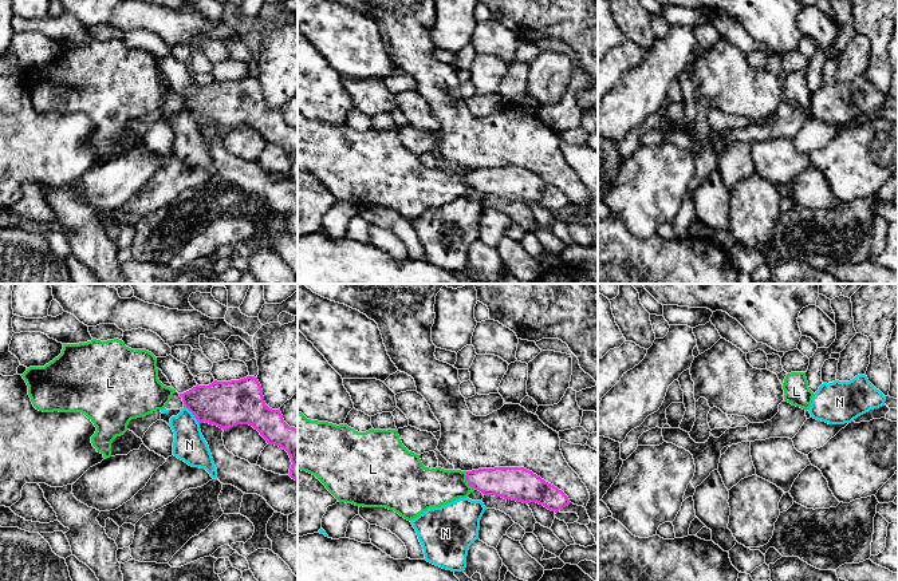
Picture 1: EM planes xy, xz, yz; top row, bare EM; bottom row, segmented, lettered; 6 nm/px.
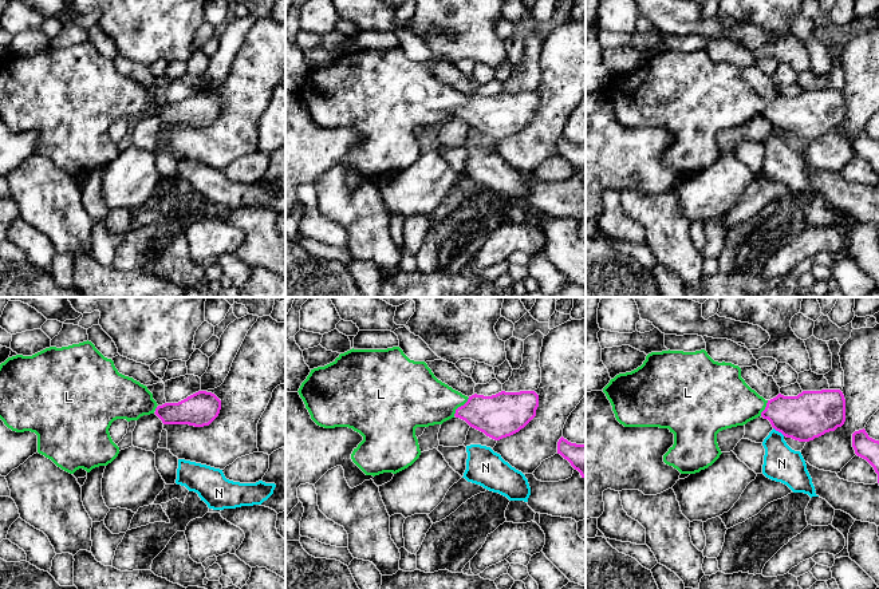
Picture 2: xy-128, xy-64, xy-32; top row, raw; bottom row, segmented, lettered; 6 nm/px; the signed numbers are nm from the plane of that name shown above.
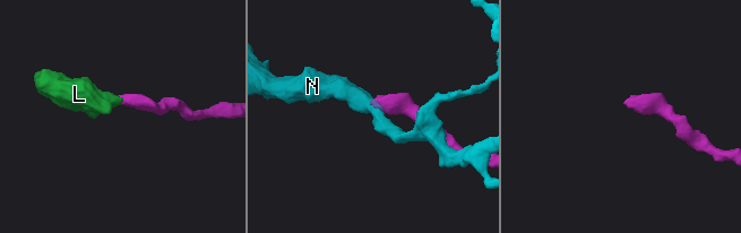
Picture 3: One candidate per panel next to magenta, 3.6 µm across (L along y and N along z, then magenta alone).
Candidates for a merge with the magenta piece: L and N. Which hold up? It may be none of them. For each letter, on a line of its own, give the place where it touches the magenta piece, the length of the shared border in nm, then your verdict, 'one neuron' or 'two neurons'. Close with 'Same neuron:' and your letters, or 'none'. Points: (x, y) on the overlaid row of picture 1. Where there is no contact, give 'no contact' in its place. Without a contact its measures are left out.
L: contact xz (467, 481); length 130 nm; one neuron
N: contact xy (193, 414); length 140 nm; two neurons
Same neuron: L

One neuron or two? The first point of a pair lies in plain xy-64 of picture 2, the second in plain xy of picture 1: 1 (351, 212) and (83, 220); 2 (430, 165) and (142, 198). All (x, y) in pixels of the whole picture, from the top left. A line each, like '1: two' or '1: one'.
1: one
2: two

